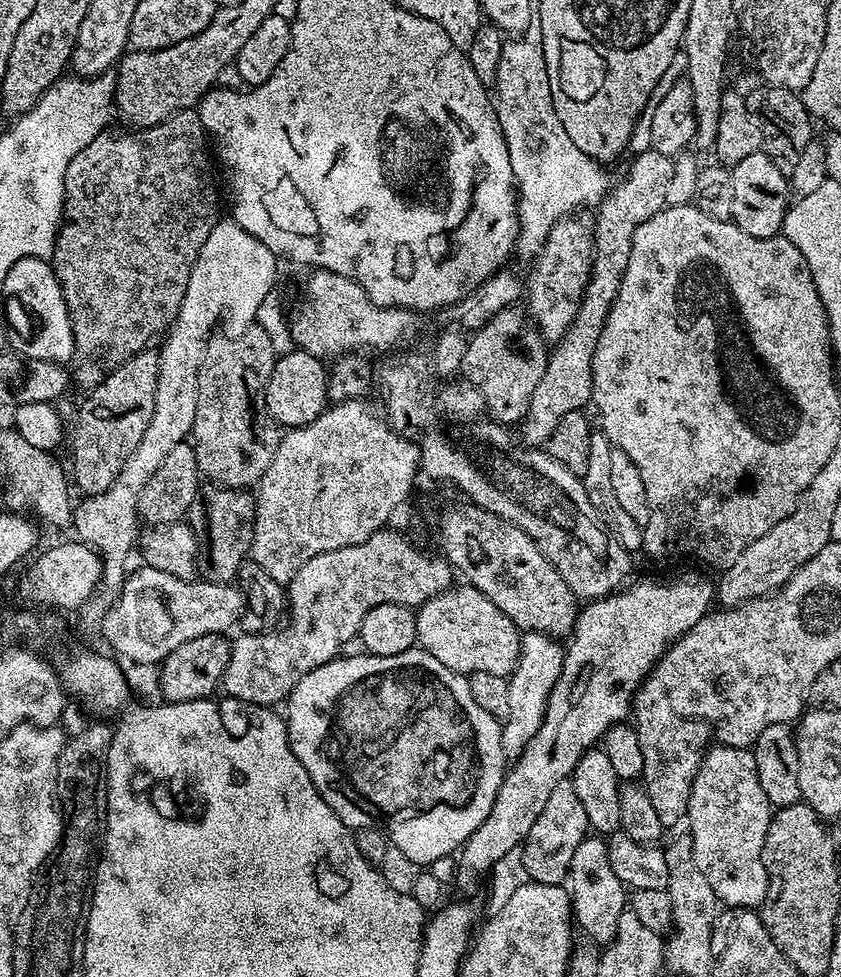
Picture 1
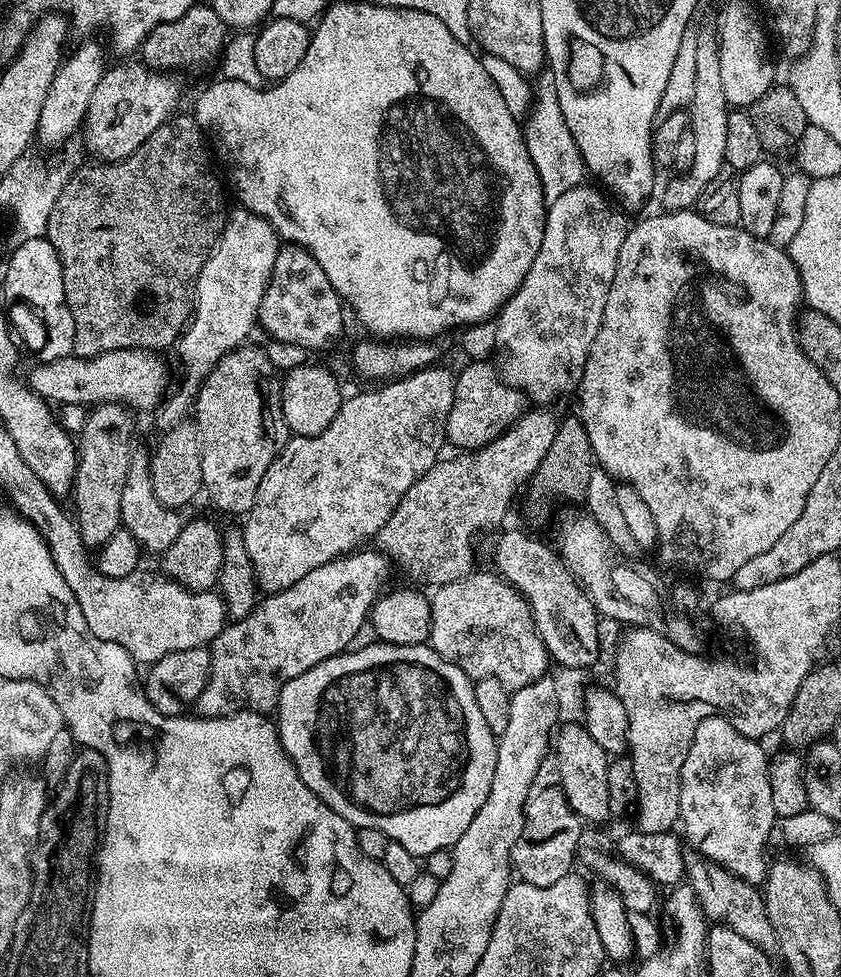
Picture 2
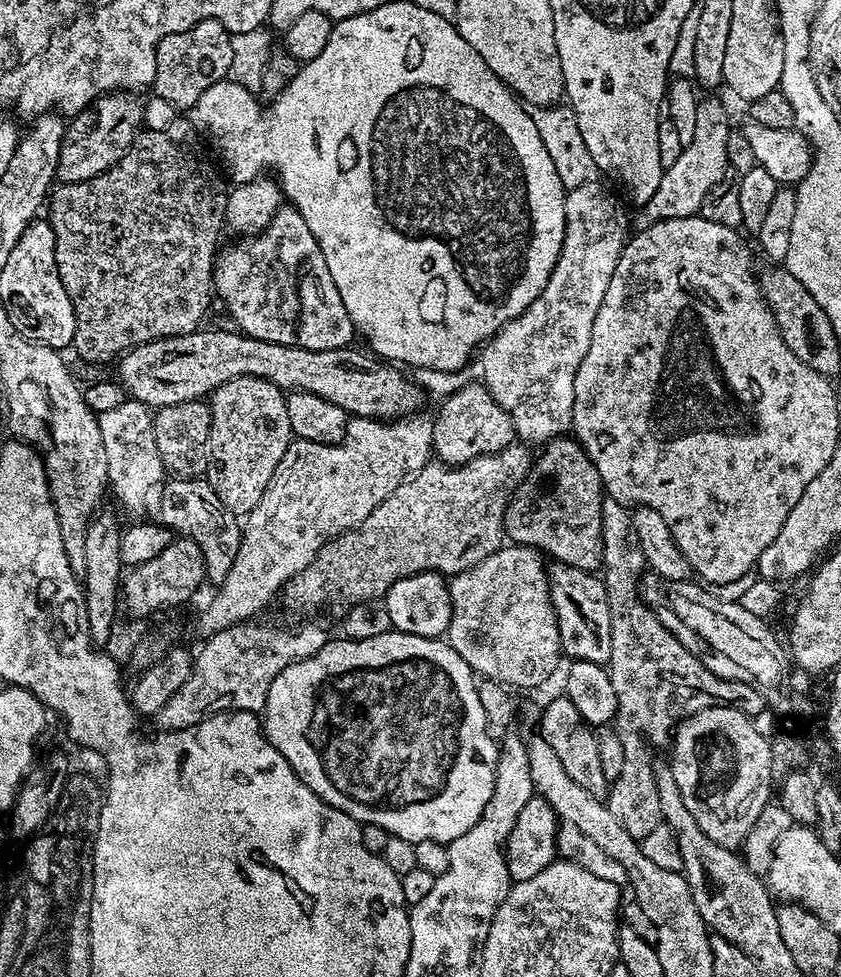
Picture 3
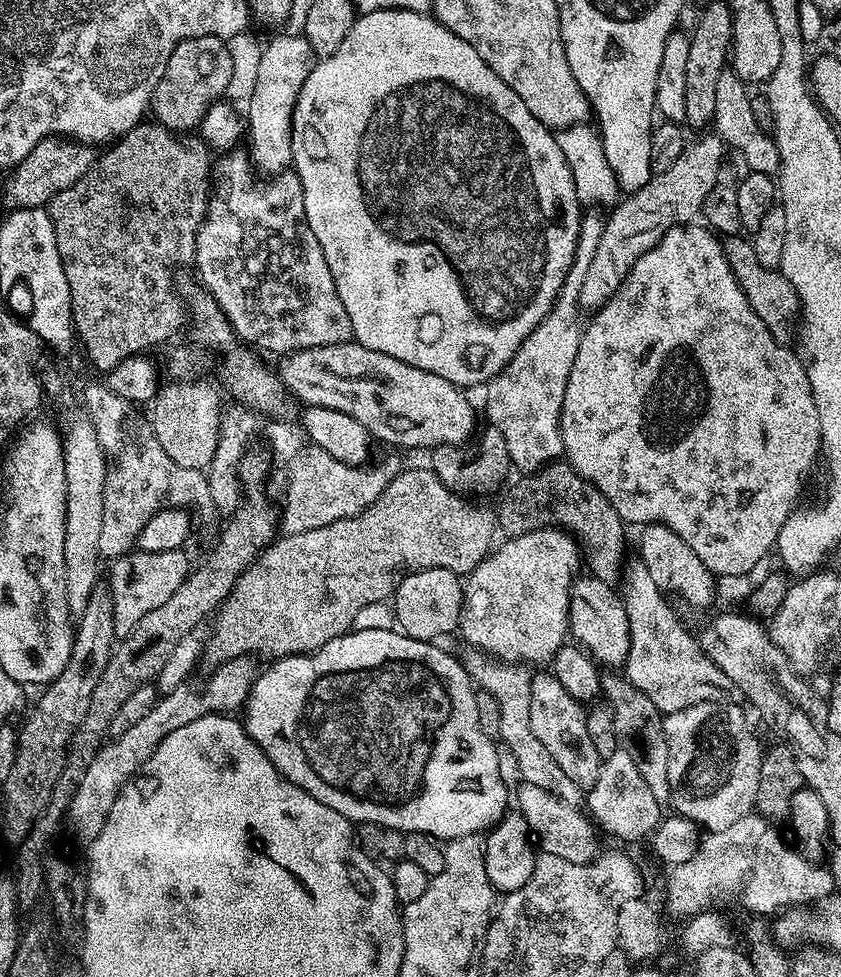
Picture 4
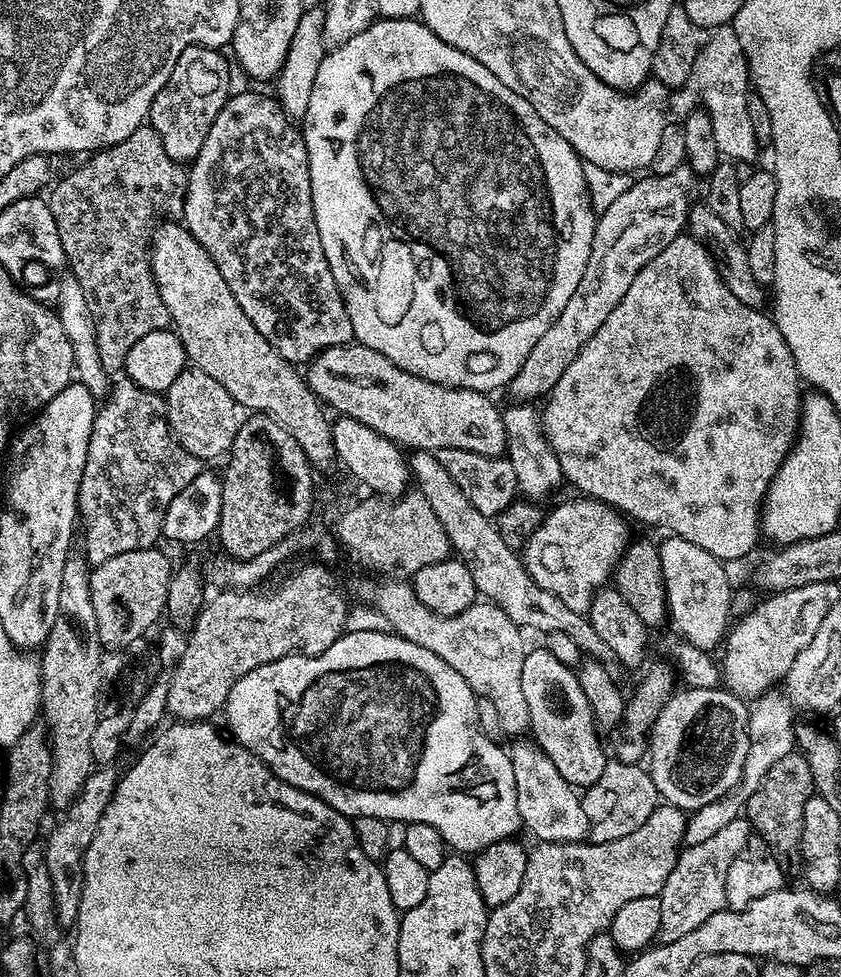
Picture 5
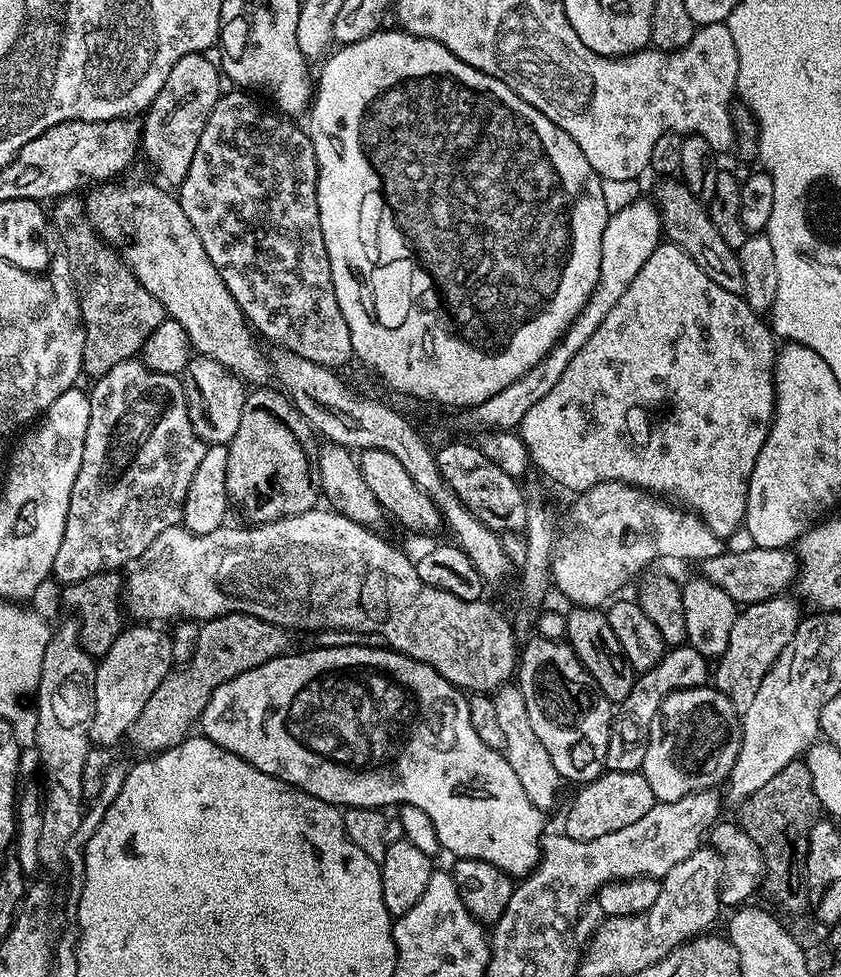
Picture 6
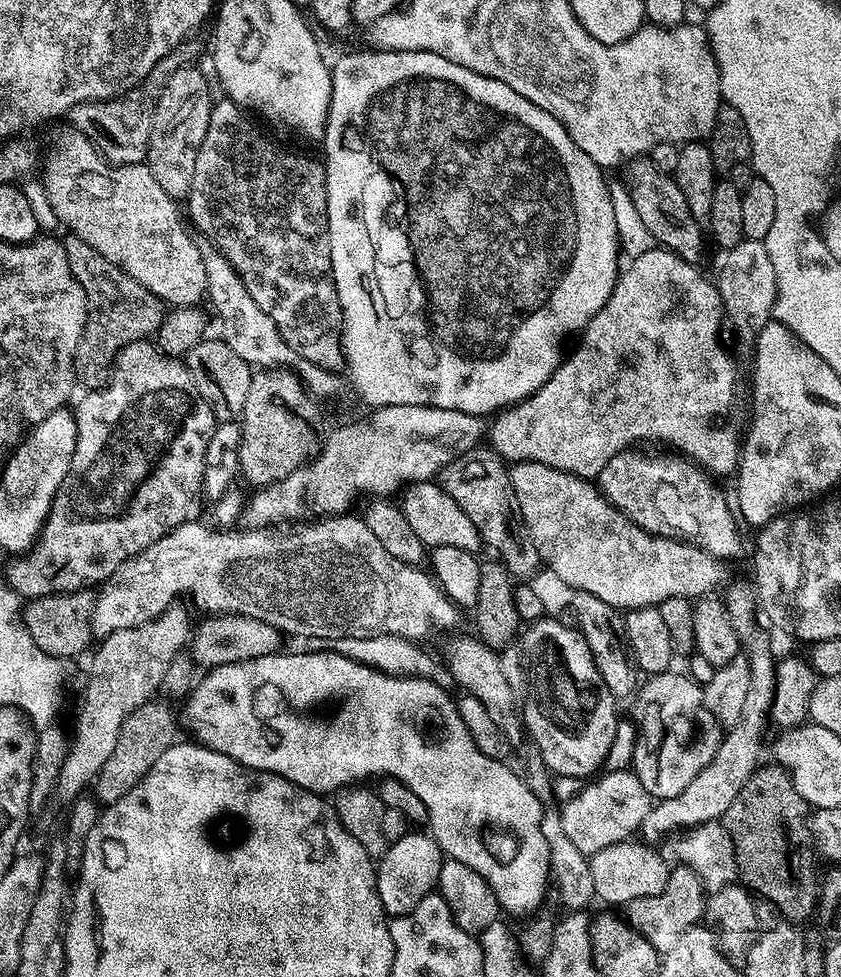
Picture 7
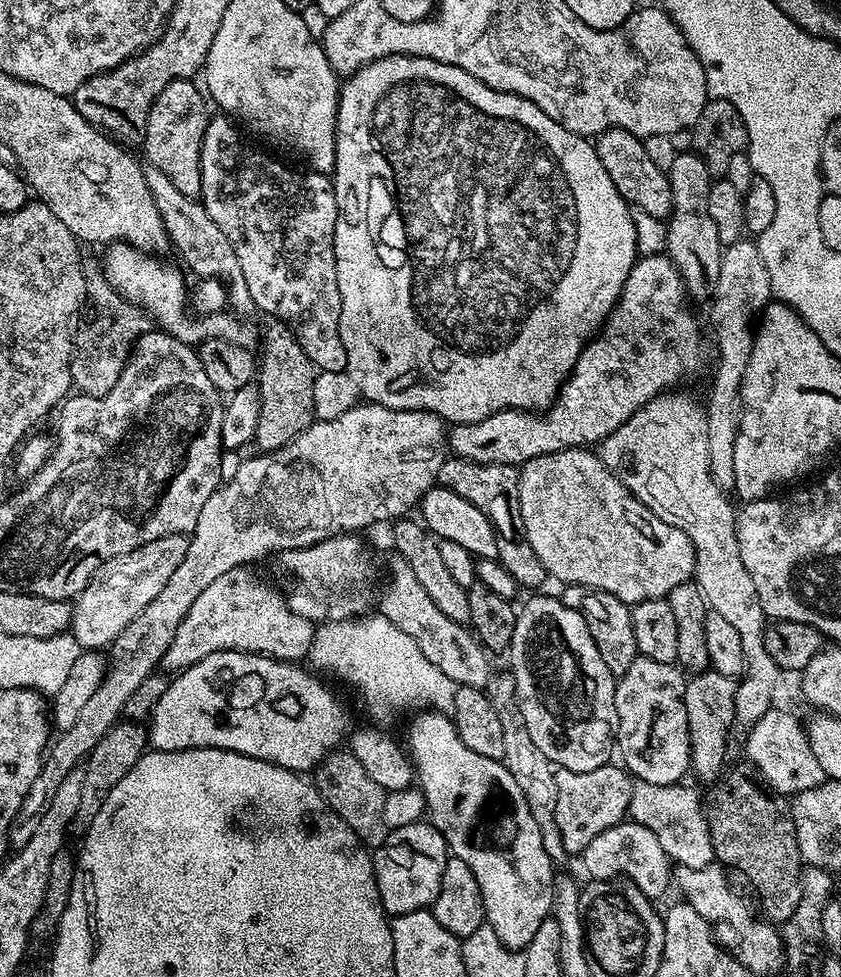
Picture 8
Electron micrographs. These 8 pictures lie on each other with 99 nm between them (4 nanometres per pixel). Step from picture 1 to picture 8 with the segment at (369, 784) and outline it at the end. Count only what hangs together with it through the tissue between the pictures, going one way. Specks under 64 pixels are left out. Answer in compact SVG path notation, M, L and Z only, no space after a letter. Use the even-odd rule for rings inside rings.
M215 652L194 662L179 674L173 675L176 677L173 678L172 685L157 702L156 709L152 712L152 729L149 727L146 732L151 747L157 752L179 752L182 748L225 748L227 752L237 752L255 760L265 760L297 774L311 773L316 765L325 760L328 753L335 752L341 747L340 739L344 740L349 735L350 727L348 728L347 706L318 677L311 676L306 669L300 667L304 666L285 660L274 660L270 656L258 656L255 652ZM424 710L416 715L420 716L412 720L407 747L414 765L415 783L425 796L427 819L444 835L449 853L470 866L482 894L484 919L493 928L499 942L509 950L523 950L534 934L538 934L538 926L549 919L554 908L554 863L546 854L538 823L534 822L526 798L501 761L474 754L474 750L458 738L456 728L447 715L435 710Z

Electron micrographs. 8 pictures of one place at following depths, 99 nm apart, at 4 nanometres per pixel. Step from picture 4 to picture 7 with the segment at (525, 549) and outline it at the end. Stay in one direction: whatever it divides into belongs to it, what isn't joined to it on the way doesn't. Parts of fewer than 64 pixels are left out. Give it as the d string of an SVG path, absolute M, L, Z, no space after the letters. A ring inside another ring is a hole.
M640 450L614 454L614 458L602 466L598 477L600 493L647 532L686 540L719 560L731 562L740 552L740 532L736 529L738 516L729 497L727 500L716 485L719 483L699 464L679 454L647 456L636 451Z

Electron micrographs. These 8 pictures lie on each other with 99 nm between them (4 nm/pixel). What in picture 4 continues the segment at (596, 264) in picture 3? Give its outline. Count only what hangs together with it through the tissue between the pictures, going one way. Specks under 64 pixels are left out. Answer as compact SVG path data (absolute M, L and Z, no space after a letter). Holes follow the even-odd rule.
M590 210L581 215L575 258L555 303L546 318L523 340L514 358L488 381L484 390L487 423L502 431L513 467L524 474L536 472L563 455L564 443L561 440L560 428L562 401L583 336L580 292L604 230L605 219L598 213L600 212Z

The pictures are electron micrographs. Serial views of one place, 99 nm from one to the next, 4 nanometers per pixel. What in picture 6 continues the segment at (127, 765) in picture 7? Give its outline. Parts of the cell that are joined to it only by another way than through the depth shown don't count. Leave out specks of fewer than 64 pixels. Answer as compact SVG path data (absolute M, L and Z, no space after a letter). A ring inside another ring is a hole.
M241 612L203 621L193 657L158 682L158 690L142 706L142 714L138 714L130 733L133 746L140 754L155 754L180 745L199 721L214 690L246 670L254 670L275 656L285 655L289 651L288 636L277 624Z

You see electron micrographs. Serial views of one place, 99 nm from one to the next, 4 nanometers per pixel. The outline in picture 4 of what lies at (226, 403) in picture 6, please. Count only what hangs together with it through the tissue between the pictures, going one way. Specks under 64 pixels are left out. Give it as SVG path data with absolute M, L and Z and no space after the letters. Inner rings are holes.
M201 378L195 382L168 382L156 394L152 409L152 432L155 443L160 445L178 466L207 469L218 450L220 437L221 389L207 384Z

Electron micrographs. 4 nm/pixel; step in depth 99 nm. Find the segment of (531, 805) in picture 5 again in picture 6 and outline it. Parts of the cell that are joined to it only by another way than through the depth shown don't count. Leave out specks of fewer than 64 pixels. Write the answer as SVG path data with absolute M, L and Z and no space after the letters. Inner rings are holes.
M509 682L495 693L494 699L498 710L498 722L506 734L503 754L510 770L518 774L518 782L522 782L522 790L526 790L526 798L530 798L534 806L551 810L556 804L556 795L560 792L562 778L558 770L554 770L554 762L550 762L550 754L546 754L546 746L538 742L538 734L534 734L534 726L530 726L530 714L526 714L526 698L522 698L522 690L515 683Z

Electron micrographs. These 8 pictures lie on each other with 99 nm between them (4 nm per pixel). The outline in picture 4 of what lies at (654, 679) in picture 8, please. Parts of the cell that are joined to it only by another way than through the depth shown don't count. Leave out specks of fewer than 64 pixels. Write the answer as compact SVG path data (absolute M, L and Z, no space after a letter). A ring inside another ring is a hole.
M702 702L698 706L686 706L686 710L670 712L664 716L664 729L666 730L666 746L670 746L670 790L672 791L671 803L676 804L675 811L687 820L693 820L701 829L708 832L721 832L726 826L734 826L738 818L742 818L756 807L756 795L760 785L760 771L762 770L762 747L756 741L752 728L748 725L748 716L745 709L739 704L725 704L724 702Z

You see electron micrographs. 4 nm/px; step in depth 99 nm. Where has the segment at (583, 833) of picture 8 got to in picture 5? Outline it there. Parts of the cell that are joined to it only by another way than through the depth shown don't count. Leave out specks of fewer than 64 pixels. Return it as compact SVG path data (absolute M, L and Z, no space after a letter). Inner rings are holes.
M615 758L605 763L598 782L583 789L582 799L586 810L588 836L591 843L614 842L618 838L626 838L626 834L634 834L650 814L661 803L660 791L654 786L651 771L640 764L627 764Z

